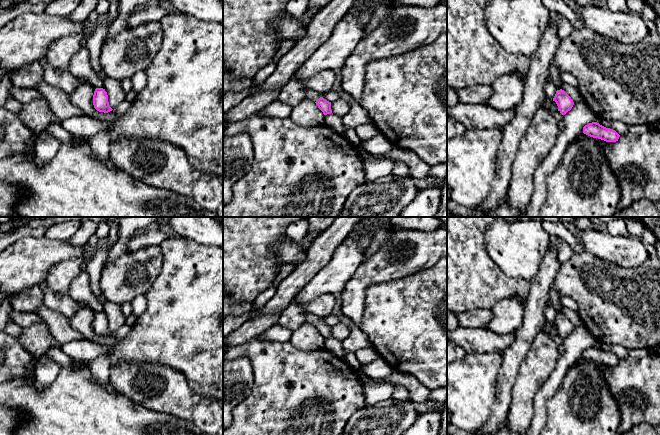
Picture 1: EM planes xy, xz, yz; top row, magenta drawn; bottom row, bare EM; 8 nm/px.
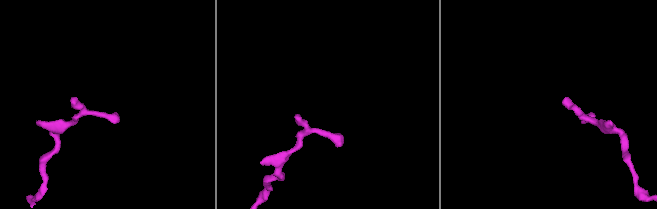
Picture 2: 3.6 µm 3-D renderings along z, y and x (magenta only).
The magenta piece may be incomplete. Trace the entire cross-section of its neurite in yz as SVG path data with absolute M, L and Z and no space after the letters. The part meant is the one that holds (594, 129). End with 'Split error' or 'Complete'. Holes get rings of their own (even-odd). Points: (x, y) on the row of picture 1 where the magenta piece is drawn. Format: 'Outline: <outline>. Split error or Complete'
Outline: M592 122L583 127L583 133L593 137L604 140L606 142L618 141L620 135L613 129L606 128L597 122Z. Complete

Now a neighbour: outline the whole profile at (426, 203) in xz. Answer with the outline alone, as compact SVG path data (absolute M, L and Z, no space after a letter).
M422 188L399 217L435 217L442 198L441 188Z

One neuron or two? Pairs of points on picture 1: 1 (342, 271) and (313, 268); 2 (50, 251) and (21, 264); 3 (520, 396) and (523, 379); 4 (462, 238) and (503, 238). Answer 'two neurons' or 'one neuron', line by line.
1: two neurons
2: one neuron
3: one neuron
4: two neurons

